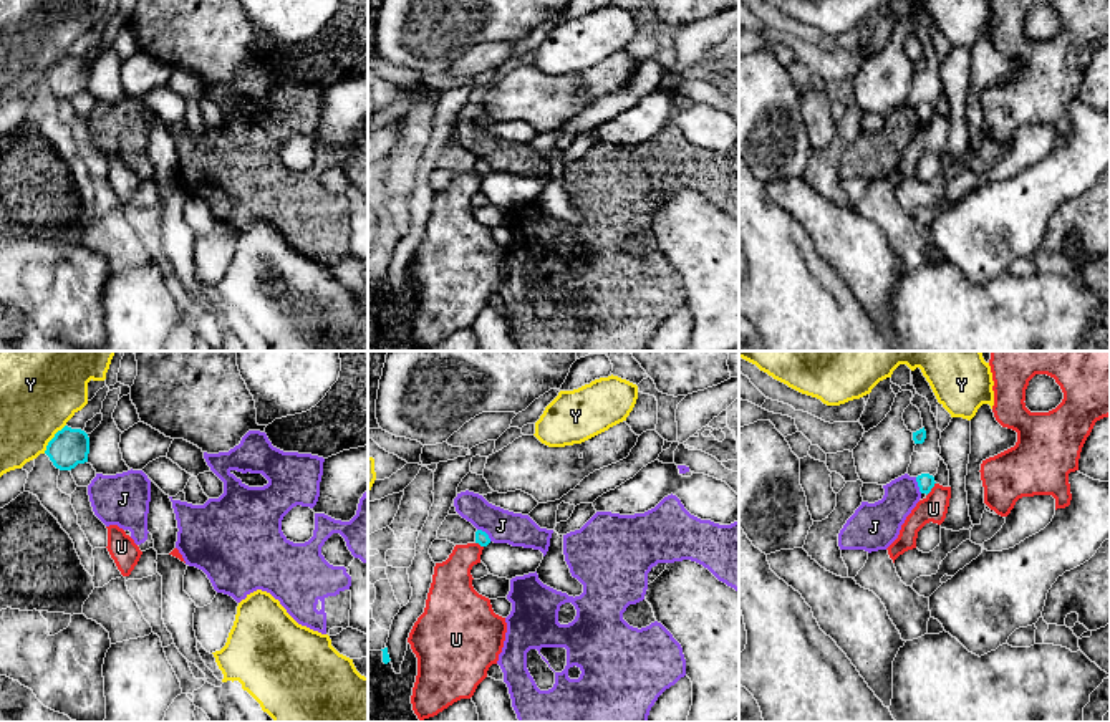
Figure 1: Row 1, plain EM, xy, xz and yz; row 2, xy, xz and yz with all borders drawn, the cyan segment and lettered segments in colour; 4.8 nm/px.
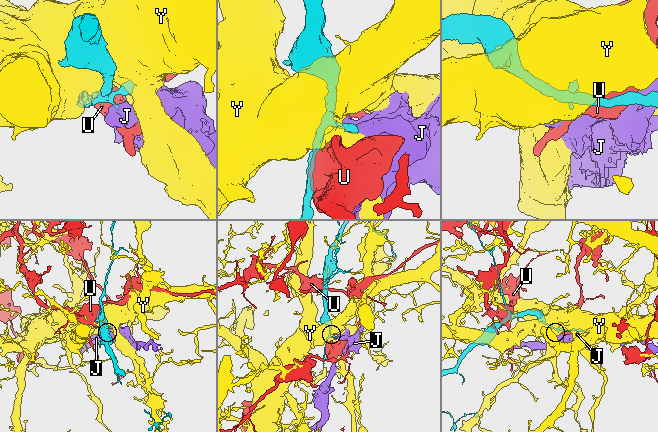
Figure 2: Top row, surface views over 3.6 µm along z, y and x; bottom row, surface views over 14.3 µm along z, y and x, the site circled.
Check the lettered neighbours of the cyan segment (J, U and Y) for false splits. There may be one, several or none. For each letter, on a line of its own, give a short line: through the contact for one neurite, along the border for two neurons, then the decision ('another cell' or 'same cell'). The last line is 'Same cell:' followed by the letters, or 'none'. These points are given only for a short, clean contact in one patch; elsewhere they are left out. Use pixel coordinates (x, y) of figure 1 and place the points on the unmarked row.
J: another cell
U: another cell
Y: another cell
Same cell: none

